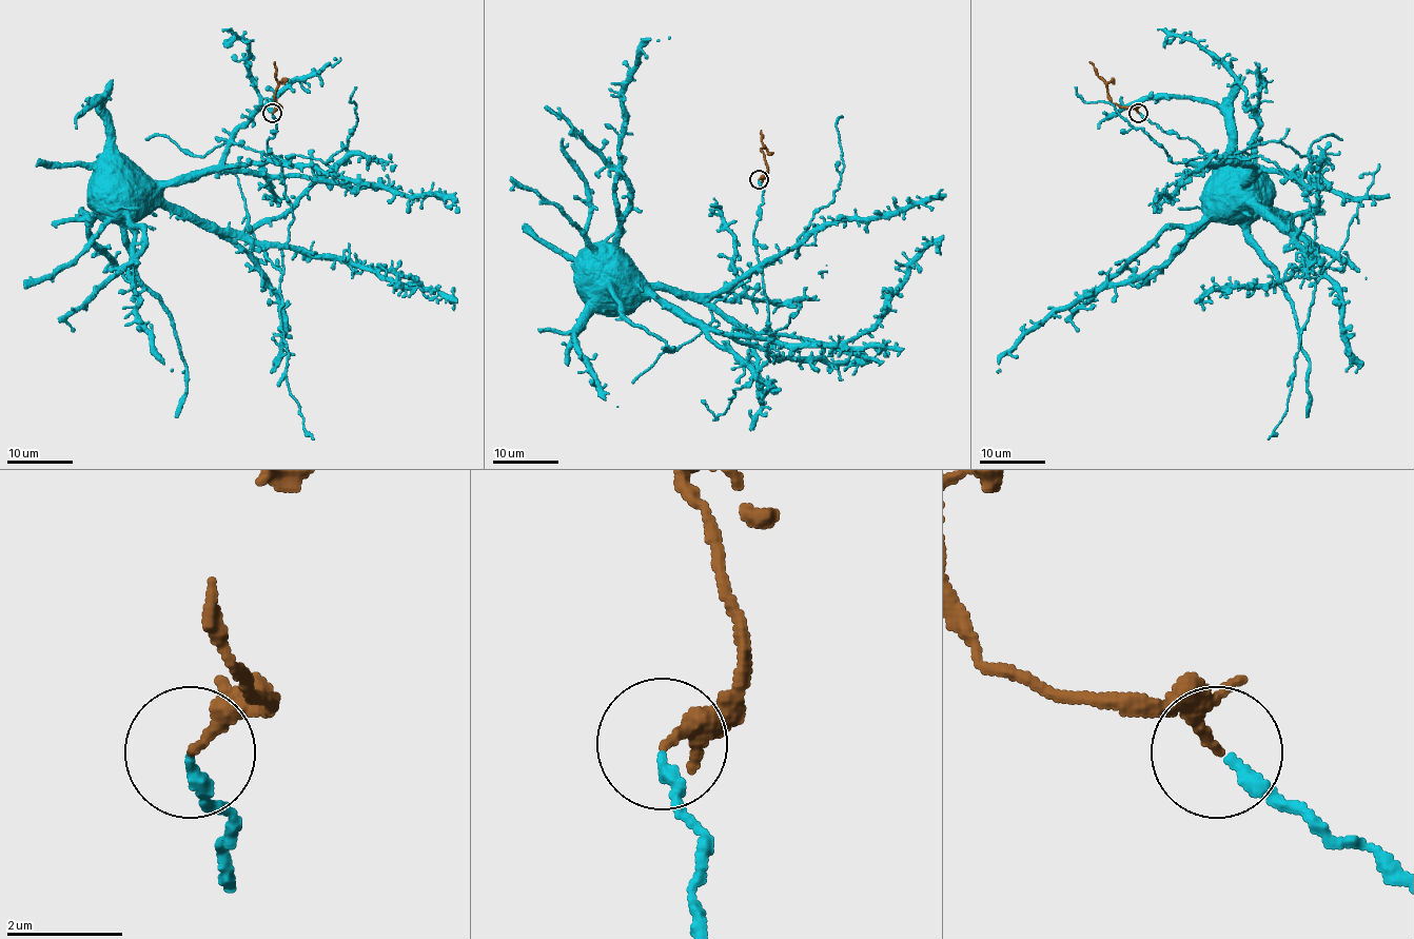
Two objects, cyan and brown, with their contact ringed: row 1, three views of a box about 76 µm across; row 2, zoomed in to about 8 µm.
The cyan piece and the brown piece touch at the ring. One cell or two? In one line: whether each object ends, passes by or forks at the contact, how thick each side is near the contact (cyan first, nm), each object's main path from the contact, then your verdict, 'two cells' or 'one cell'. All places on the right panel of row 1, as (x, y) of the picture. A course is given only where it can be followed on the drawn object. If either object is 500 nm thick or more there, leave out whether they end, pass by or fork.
cyan ends; brown ends; calibres 240 and 190 nm; course cyan (1140, 113), (1161, 129), (1192, 139), (1206, 153), (1248, 163), (1253, 172), (1244, 193), (1235, 175); course brown (1138, 113), (1115, 104), (1105, 83), (1088, 62); one cell

